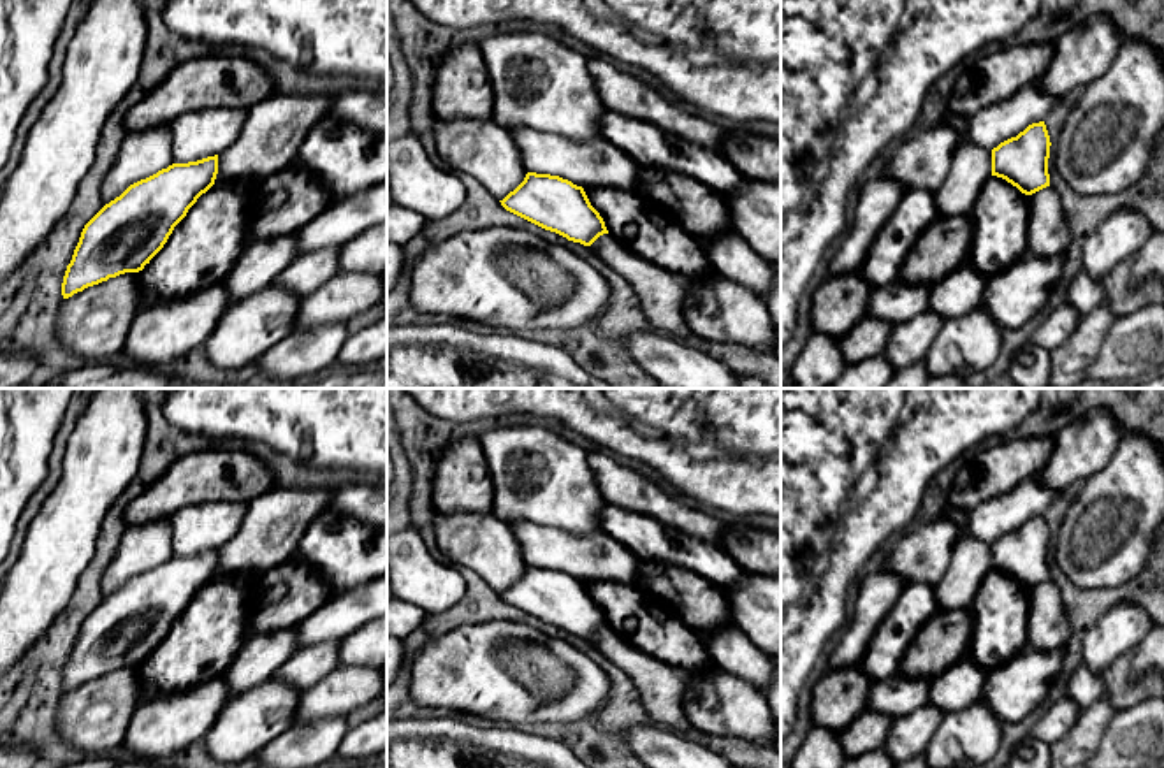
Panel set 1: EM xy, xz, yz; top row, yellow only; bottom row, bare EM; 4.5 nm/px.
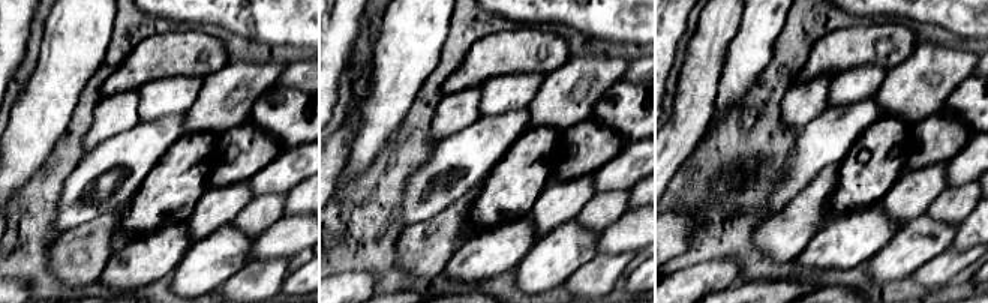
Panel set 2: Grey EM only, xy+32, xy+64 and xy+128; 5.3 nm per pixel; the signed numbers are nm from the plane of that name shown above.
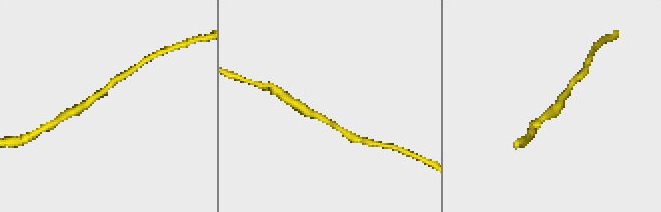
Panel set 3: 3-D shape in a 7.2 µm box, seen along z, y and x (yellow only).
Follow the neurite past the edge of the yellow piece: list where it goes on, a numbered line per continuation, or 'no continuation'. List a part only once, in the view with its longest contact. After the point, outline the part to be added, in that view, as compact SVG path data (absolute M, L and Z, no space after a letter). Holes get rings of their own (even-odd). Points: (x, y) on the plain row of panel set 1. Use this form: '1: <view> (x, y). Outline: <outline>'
no continuation

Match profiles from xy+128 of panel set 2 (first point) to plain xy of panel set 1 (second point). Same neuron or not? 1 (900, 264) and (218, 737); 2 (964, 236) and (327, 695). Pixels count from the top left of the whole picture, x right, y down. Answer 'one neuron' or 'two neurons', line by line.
1: one neuron
2: one neuron

